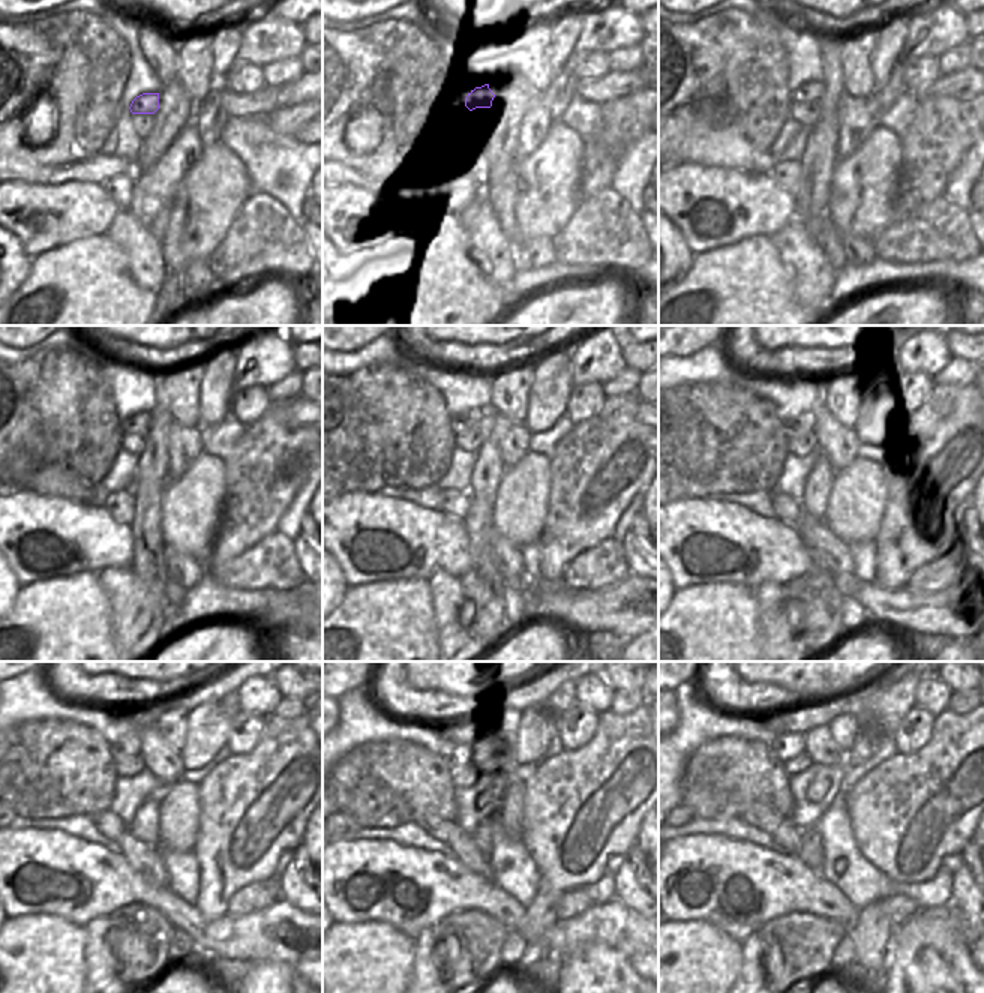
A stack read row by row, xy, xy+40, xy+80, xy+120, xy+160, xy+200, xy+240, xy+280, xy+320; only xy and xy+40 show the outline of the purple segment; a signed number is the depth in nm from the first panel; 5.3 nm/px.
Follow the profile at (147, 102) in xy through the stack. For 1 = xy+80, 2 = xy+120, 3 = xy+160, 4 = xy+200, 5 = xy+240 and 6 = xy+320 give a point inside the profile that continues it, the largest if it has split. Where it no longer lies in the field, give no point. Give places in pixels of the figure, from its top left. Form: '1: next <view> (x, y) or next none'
1: next xy+80 (813, 90)
2: next xy+120 (140, 422)
3: next xy+160 (470, 419)
4: next xy+200 (807, 420)
5: next xy+240 (129, 744)
6: next xy+320 (785, 746)

